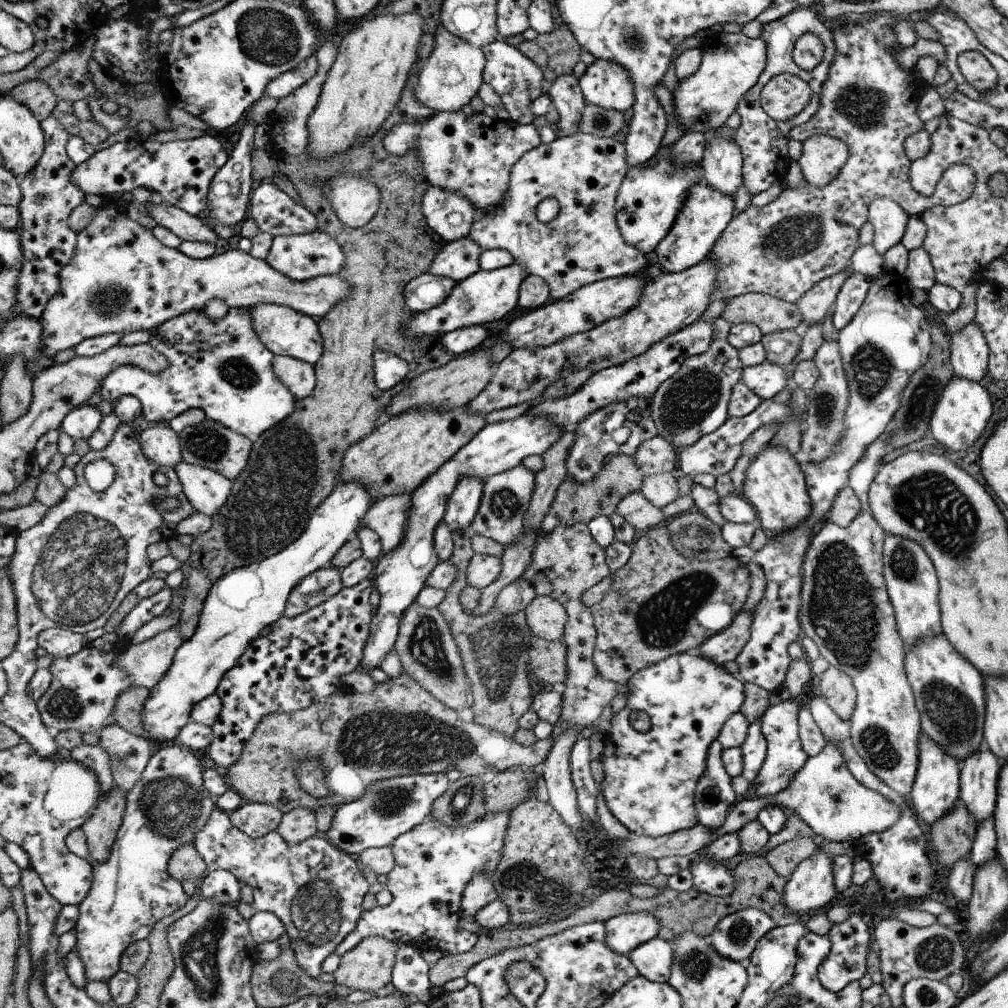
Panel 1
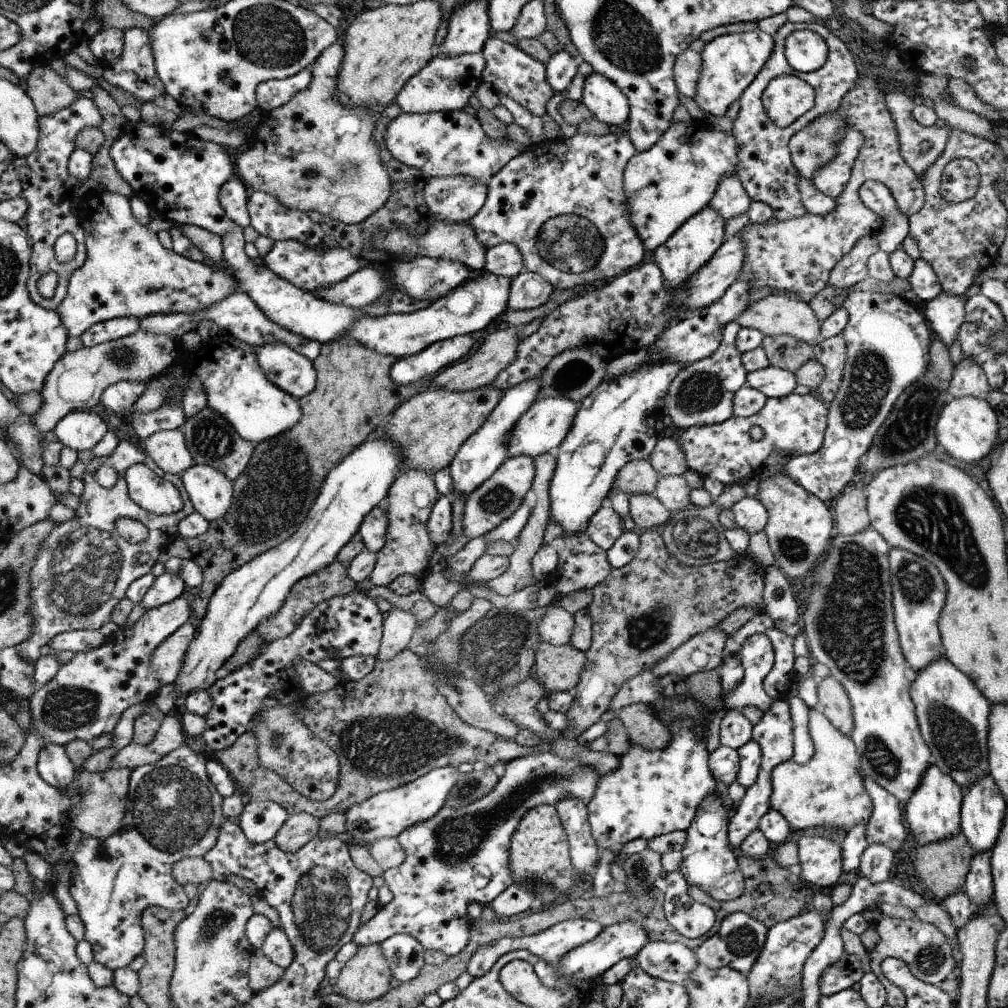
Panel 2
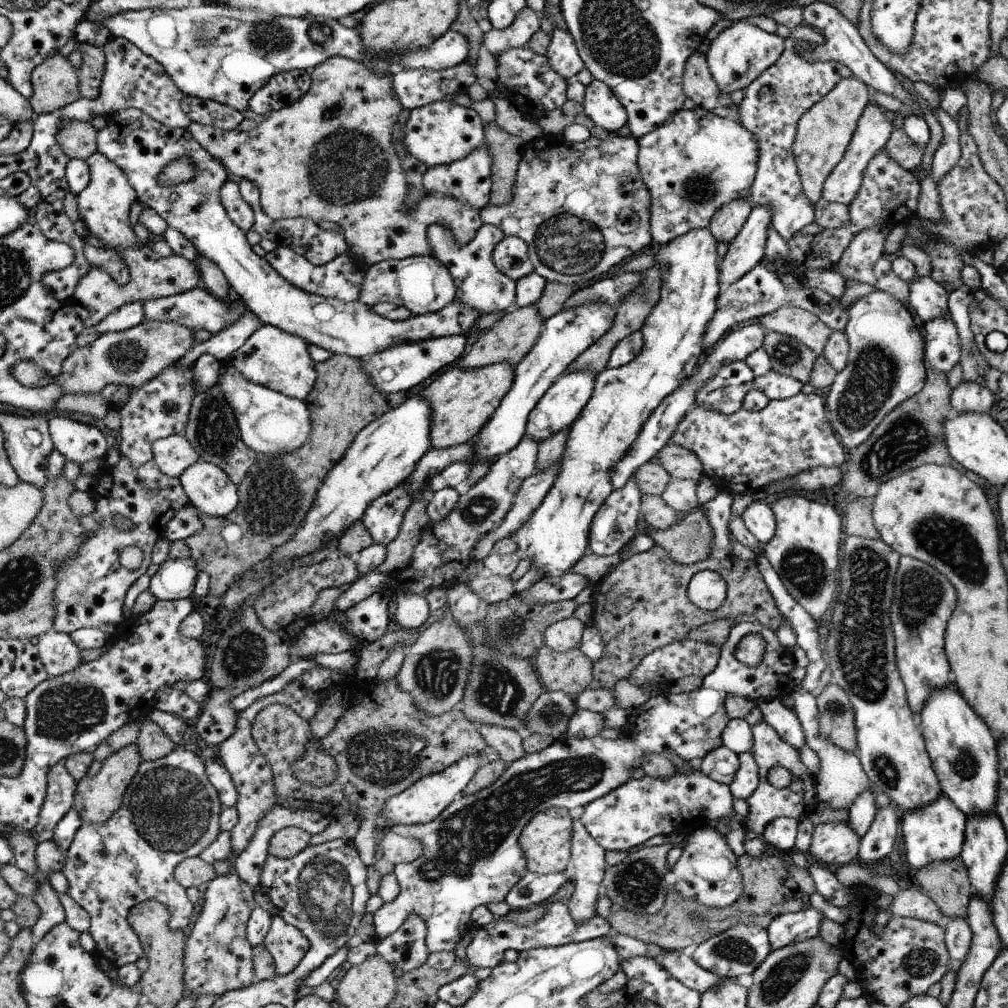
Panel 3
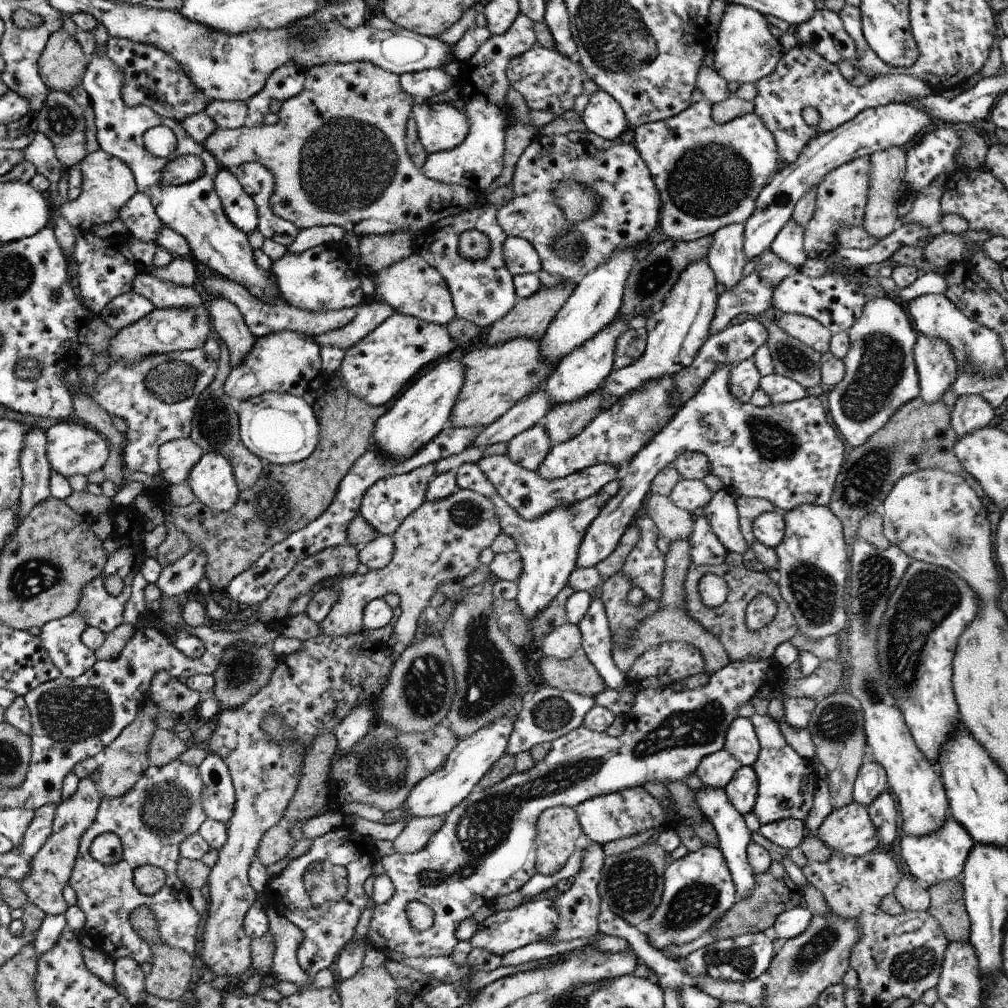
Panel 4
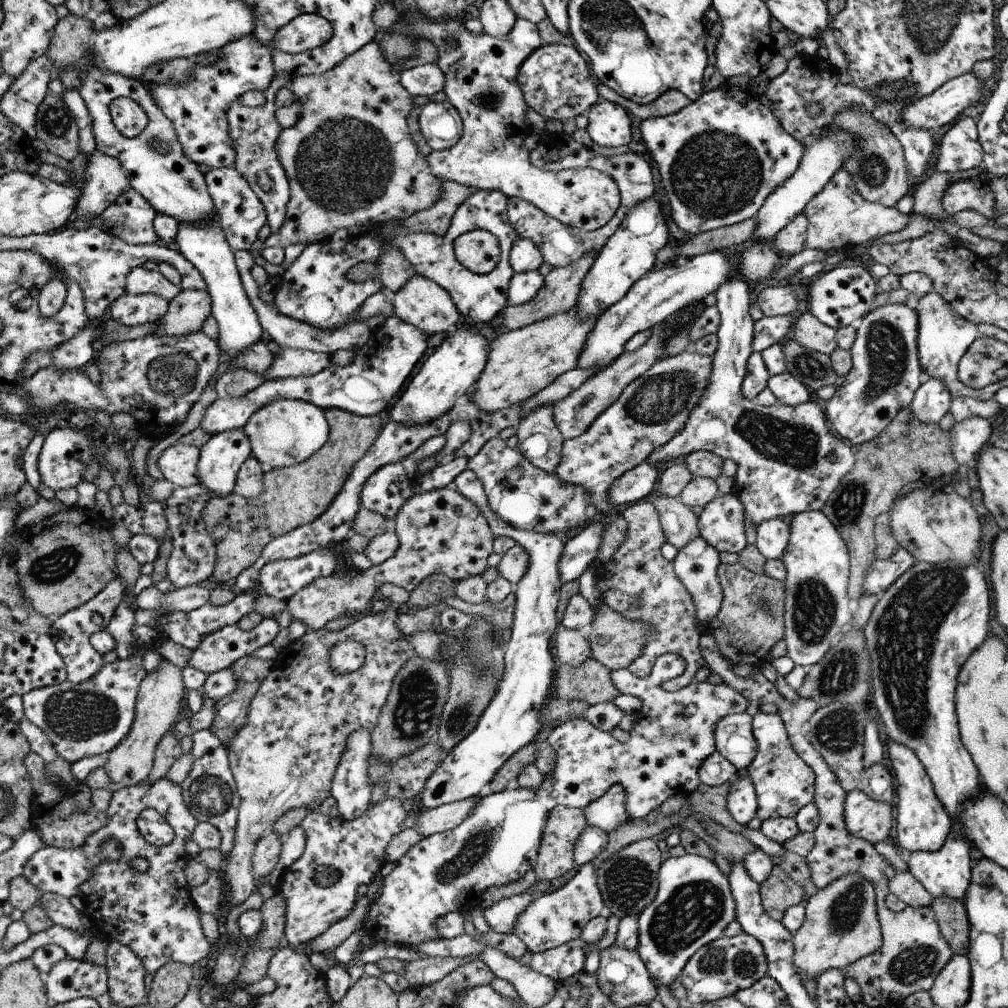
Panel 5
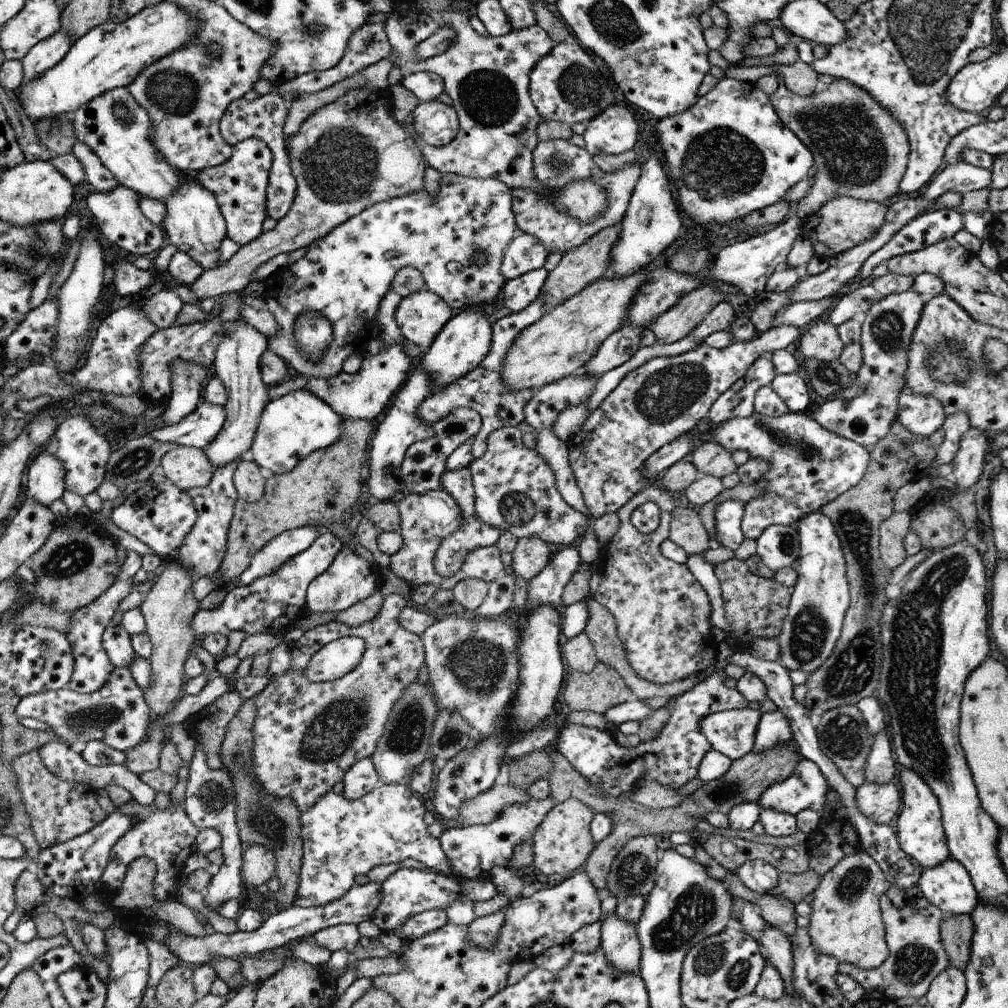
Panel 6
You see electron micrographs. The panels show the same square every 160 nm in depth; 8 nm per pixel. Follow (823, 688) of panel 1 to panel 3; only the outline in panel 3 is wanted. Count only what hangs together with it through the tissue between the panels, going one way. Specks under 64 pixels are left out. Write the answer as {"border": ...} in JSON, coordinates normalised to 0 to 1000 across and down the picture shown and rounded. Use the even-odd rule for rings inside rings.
{"border":[[[825,677],[810,694],[813,705],[813,728],[835,744],[849,746],[848,706],[839,686]]]}

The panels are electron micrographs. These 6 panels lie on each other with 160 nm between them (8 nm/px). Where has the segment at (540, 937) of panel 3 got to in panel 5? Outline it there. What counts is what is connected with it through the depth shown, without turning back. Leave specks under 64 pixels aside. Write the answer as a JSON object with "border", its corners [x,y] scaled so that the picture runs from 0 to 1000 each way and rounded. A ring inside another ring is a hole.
{"border":[[[524,886],[507,889],[494,894],[480,905],[482,915],[488,924],[493,926],[509,926],[515,908],[523,901],[530,891]]]}

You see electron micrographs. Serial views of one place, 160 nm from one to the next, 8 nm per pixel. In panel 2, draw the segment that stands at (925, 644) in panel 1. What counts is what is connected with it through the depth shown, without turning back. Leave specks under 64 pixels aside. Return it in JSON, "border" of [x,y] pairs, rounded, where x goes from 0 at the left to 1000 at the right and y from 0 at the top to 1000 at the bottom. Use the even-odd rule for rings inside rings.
{"border":[[[935,651],[914,666],[909,666],[903,687],[915,732],[923,742],[930,761],[942,769],[955,784],[980,767],[979,732],[984,698],[964,674],[958,673],[956,667]]]}

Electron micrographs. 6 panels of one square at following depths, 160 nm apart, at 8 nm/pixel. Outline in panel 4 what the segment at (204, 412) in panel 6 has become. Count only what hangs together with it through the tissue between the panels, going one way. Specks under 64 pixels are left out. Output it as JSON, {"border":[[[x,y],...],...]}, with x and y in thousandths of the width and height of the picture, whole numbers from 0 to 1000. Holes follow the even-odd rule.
{"border":[[[391,311],[370,328],[343,347],[335,370],[340,384],[371,403],[381,403],[411,379],[421,363],[440,357],[455,339],[444,330],[443,322],[426,320],[409,313]]]}

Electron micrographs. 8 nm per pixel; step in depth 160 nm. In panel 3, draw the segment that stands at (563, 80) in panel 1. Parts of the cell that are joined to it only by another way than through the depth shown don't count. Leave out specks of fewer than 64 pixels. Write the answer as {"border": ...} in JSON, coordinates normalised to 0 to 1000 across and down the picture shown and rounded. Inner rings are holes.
{"border":[[[550,29],[541,55],[550,71],[563,80],[565,76],[571,77],[571,73],[580,67],[571,48],[570,40],[560,29]]]}

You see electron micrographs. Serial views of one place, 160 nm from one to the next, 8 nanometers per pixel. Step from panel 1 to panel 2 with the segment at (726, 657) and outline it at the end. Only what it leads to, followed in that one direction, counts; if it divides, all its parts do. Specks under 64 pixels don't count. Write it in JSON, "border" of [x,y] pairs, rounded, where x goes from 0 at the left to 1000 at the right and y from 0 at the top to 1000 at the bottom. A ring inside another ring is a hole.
{"border":[[[714,624],[699,625],[682,635],[657,656],[653,656],[645,667],[653,673],[665,668],[683,672],[688,668],[713,663],[723,631]]]}

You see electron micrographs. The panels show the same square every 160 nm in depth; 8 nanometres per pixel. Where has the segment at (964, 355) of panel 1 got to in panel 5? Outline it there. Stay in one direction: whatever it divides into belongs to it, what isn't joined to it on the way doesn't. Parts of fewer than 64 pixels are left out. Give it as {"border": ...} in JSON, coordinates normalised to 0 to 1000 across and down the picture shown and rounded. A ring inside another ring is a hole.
{"border":[[[972,412],[961,413],[943,425],[943,448],[952,460],[964,463],[969,450],[980,440],[984,426],[982,418]]]}

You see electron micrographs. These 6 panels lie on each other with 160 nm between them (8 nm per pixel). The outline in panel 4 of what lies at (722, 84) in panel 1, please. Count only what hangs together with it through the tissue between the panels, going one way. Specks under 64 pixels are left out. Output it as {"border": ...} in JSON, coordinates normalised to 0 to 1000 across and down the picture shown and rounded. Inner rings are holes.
{"border":[[[721,3],[709,34],[712,40],[707,47],[707,66],[721,82],[732,81],[734,84],[749,82],[768,71],[777,55],[774,41],[764,33],[758,14],[736,5]]]}

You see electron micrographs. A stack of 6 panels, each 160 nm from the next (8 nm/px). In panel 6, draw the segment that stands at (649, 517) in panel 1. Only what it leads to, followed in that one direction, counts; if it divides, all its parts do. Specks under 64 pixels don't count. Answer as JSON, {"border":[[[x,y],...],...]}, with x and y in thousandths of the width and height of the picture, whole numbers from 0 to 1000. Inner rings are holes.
{"border":[[[672,499],[666,508],[664,535],[678,544],[682,551],[697,549],[707,543],[694,516],[692,505],[687,502],[675,505]]]}

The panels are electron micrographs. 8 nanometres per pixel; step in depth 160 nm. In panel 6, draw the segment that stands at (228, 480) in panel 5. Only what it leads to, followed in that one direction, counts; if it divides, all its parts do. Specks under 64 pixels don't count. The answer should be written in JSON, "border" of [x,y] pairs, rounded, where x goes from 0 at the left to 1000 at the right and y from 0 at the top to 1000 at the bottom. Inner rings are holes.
{"border":[[[192,174],[185,181],[163,201],[166,211],[161,227],[167,241],[187,251],[204,270],[222,262],[218,259],[218,241],[225,236],[226,223],[214,195]],[[227,290],[218,293],[214,298],[214,304],[218,305],[214,315],[223,323],[223,332],[219,333],[209,371],[216,372],[224,383],[225,398],[222,405],[226,415],[223,417],[221,427],[210,439],[203,442],[202,447],[213,464],[216,464],[246,454],[259,413],[268,395],[267,385],[259,373],[258,362],[262,349],[267,345],[267,335],[239,314],[241,299],[238,291]]]}

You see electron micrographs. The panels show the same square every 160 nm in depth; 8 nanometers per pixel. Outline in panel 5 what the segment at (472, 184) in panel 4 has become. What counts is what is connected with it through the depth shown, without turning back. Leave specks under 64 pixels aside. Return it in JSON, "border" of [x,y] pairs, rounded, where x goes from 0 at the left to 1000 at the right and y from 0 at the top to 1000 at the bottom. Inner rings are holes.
{"border":[[[412,12],[398,15],[388,29],[411,40],[419,34],[419,38],[433,45],[433,63],[442,76],[440,93],[459,121],[458,135],[449,146],[428,150],[423,156],[433,177],[475,187],[476,189],[495,188],[503,195],[523,198],[558,222],[576,229],[591,228],[609,214],[616,203],[616,196],[606,175],[585,166],[539,170],[526,161],[521,137],[529,131],[521,120],[524,105],[513,75],[520,60],[540,44],[533,25],[513,18],[500,37],[482,33],[470,35],[455,19],[435,22],[419,18],[419,14]],[[448,38],[450,48],[445,43]]]}

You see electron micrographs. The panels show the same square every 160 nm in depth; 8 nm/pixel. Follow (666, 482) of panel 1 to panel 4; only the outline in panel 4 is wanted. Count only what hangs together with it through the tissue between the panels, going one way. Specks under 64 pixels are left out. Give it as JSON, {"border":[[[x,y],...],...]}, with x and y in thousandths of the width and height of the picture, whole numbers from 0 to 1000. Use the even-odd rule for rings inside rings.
{"border":[[[675,475],[664,490],[673,503],[691,511],[704,498],[705,486],[694,475]]]}

